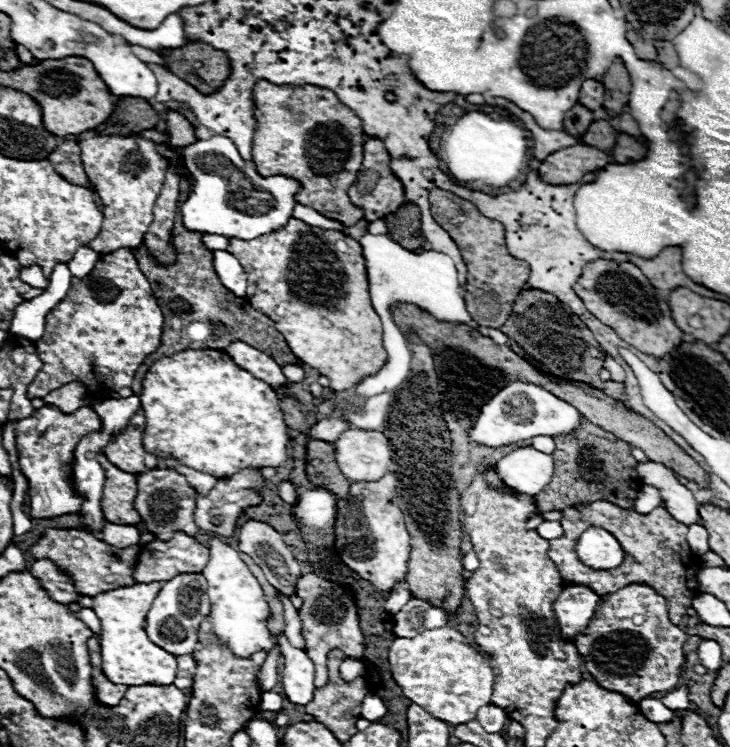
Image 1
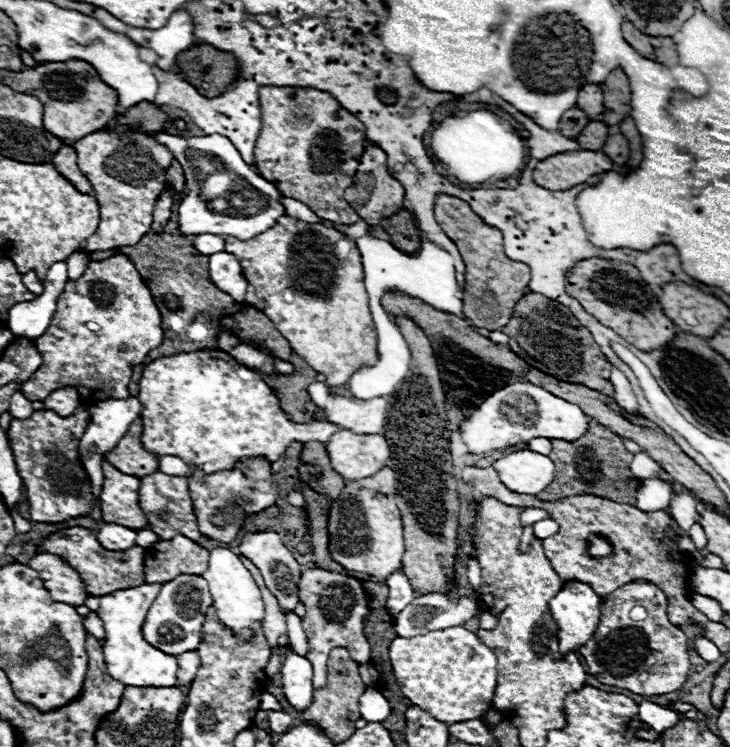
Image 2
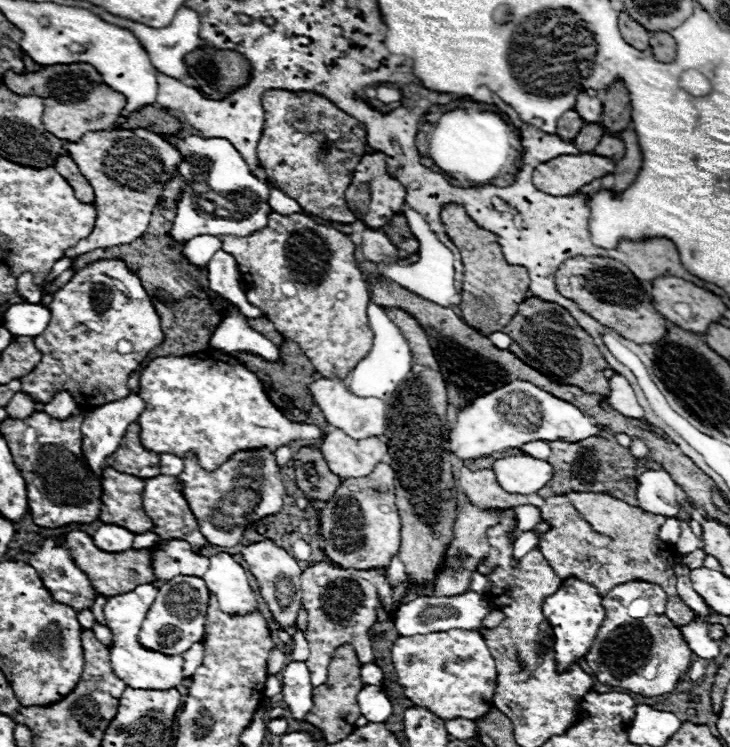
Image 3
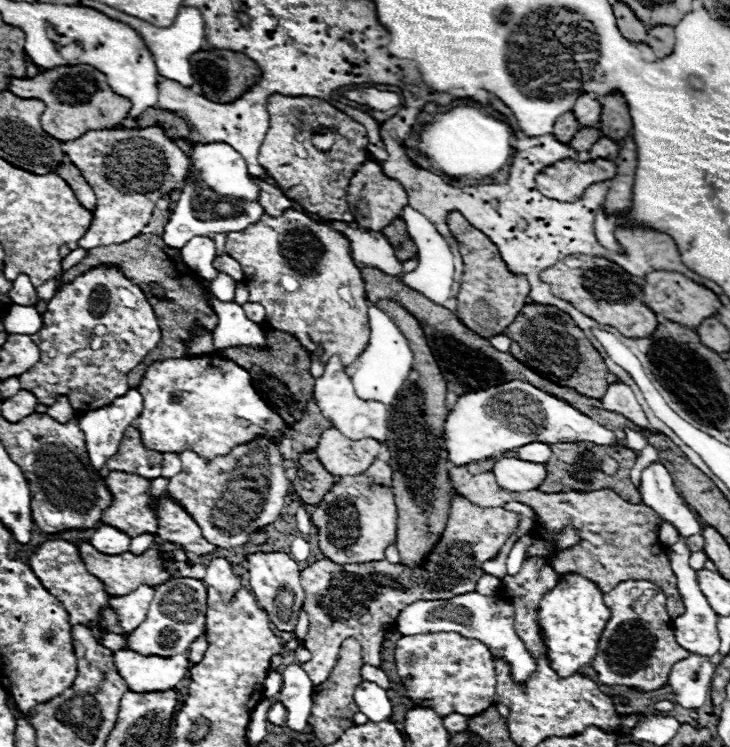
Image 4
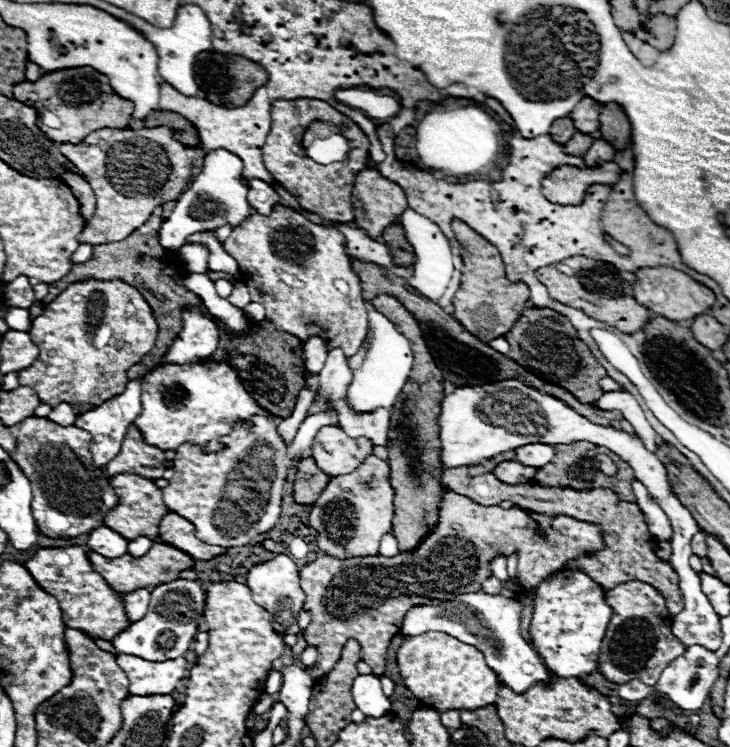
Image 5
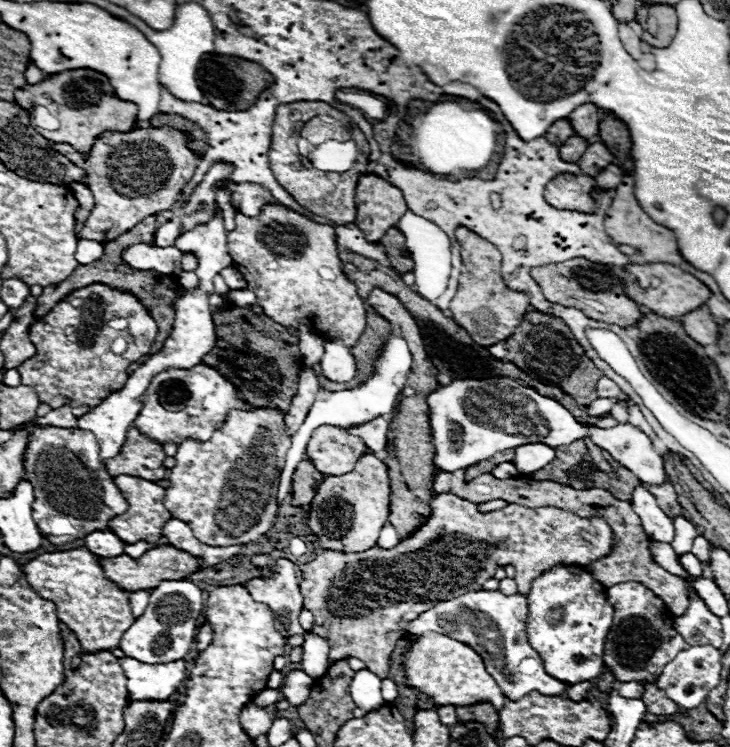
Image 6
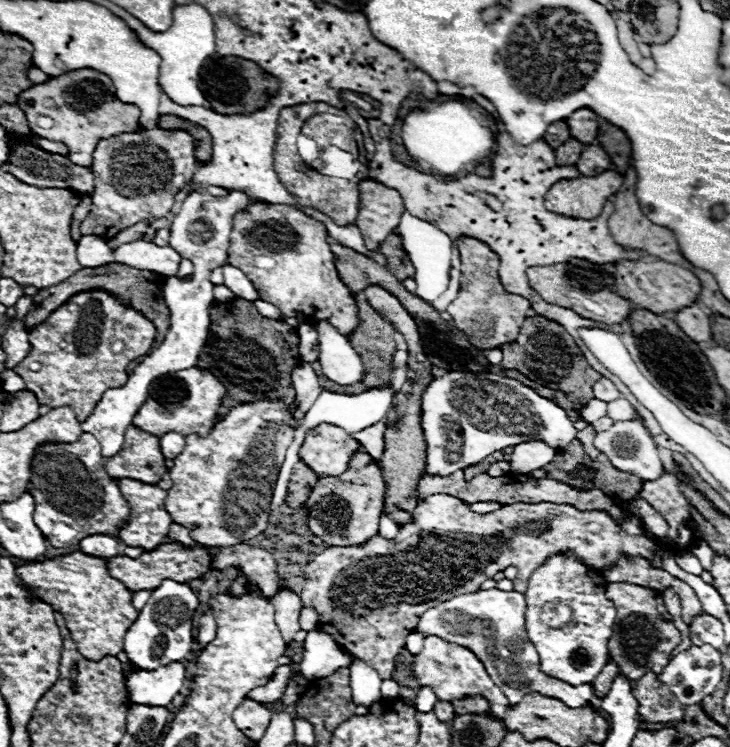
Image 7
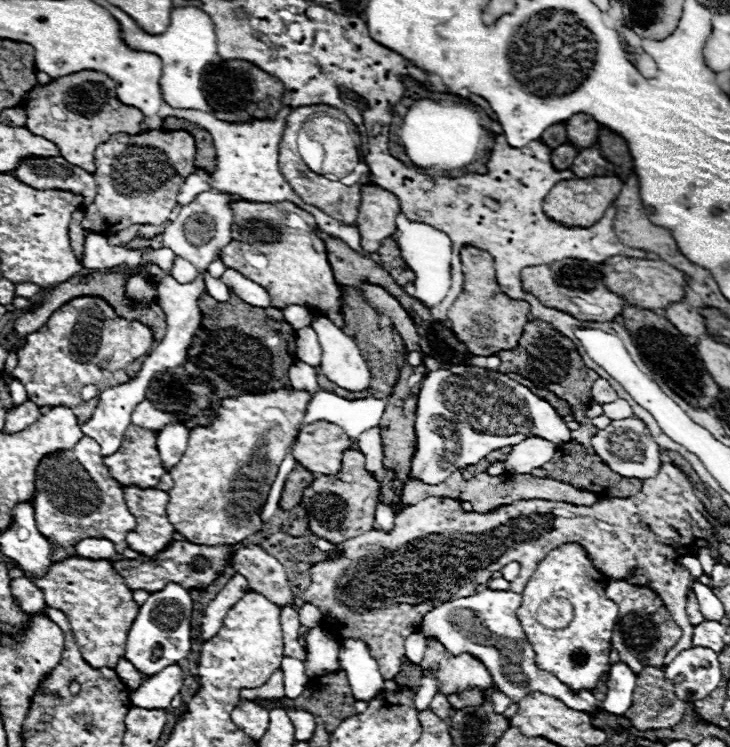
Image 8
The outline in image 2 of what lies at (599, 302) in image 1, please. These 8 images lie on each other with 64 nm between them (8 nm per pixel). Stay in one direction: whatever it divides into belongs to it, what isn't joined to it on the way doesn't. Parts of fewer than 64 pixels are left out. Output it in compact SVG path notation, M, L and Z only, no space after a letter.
M588 258L576 264L574 272L568 274L566 292L576 298L588 314L598 322L612 328L620 338L636 346L638 350L660 350L676 336L676 326L668 316L664 316L662 304L656 294L652 294L640 276L640 272L620 260Z

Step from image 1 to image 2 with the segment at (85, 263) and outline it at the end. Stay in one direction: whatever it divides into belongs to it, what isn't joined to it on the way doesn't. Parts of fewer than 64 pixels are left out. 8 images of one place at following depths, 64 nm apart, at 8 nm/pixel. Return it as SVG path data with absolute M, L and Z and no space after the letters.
M74 252L68 260L68 278L80 278L80 274L84 274L84 270L88 268L90 264L90 258L88 258L88 252Z

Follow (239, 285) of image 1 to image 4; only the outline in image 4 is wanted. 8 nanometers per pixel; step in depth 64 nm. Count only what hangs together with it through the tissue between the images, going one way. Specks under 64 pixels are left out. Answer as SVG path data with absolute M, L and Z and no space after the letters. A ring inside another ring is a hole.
M218 272L218 276L214 280L210 280L210 288L216 298L220 298L224 302L232 302L234 292L236 292L236 280L232 276L228 276L226 272ZM247 302L242 305L245 315L248 319L252 320L252 322L264 322L266 320L266 312L264 312L264 308L260 306L258 303Z

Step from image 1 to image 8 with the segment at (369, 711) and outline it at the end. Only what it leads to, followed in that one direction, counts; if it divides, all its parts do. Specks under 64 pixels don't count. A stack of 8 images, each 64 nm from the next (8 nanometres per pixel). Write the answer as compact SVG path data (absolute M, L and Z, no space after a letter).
M344 640L340 646L340 666L348 676L348 684L352 688L352 696L356 700L370 702L382 692L382 676L378 672L376 660L370 656L364 642Z

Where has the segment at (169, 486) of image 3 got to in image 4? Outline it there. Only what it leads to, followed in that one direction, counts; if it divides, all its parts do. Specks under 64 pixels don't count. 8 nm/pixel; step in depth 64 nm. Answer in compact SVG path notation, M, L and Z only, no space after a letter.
M162 476L150 482L150 496L158 498L158 506L154 508L158 516L156 536L160 536L164 542L174 542L178 546L184 546L184 550L194 552L196 556L212 552L216 546L212 546L202 538L194 518L174 498L166 494L168 482L170 480Z

